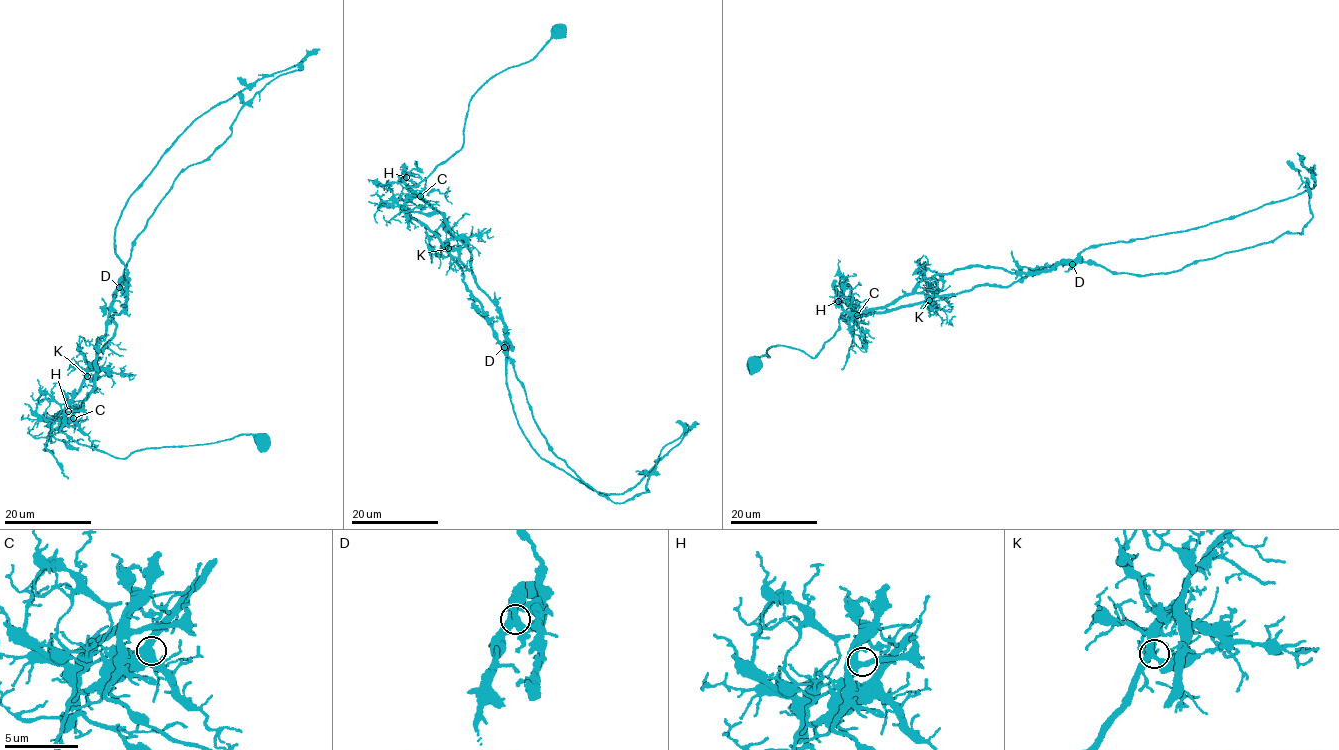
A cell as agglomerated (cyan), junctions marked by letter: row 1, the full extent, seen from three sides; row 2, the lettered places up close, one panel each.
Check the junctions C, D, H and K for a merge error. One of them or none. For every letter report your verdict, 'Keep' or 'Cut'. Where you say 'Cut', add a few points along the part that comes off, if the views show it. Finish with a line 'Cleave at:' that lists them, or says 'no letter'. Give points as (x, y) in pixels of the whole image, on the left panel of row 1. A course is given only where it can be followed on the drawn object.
C: Keep
D: Cut. Course of the part to remove: (119, 287), (134, 240), (179, 174), (206, 160), (231, 133), (246, 102), (280, 75), (299, 68), (297, 64)
H: Keep
K: Keep
Cleave at: D

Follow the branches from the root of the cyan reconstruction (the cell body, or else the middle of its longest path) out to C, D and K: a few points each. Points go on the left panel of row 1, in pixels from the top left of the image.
C: (261, 438), (244, 434), (209, 444), (146, 448), (117, 458), (77, 443), (60, 430), (65, 422), (73, 418)
D: (261, 438), (244, 434), (146, 448), (117, 458), (52, 428), (96, 356), (119, 287)
K: (261, 438), (239, 434), (209, 444), (142, 448), (115, 458), (77, 443), (62, 426), (52, 428), (87, 376)

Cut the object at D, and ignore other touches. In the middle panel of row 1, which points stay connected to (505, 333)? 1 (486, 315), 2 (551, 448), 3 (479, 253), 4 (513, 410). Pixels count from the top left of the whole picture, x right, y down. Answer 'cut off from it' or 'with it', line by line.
1: cut off from it
2: cut off from it
3: with it
4: with it

